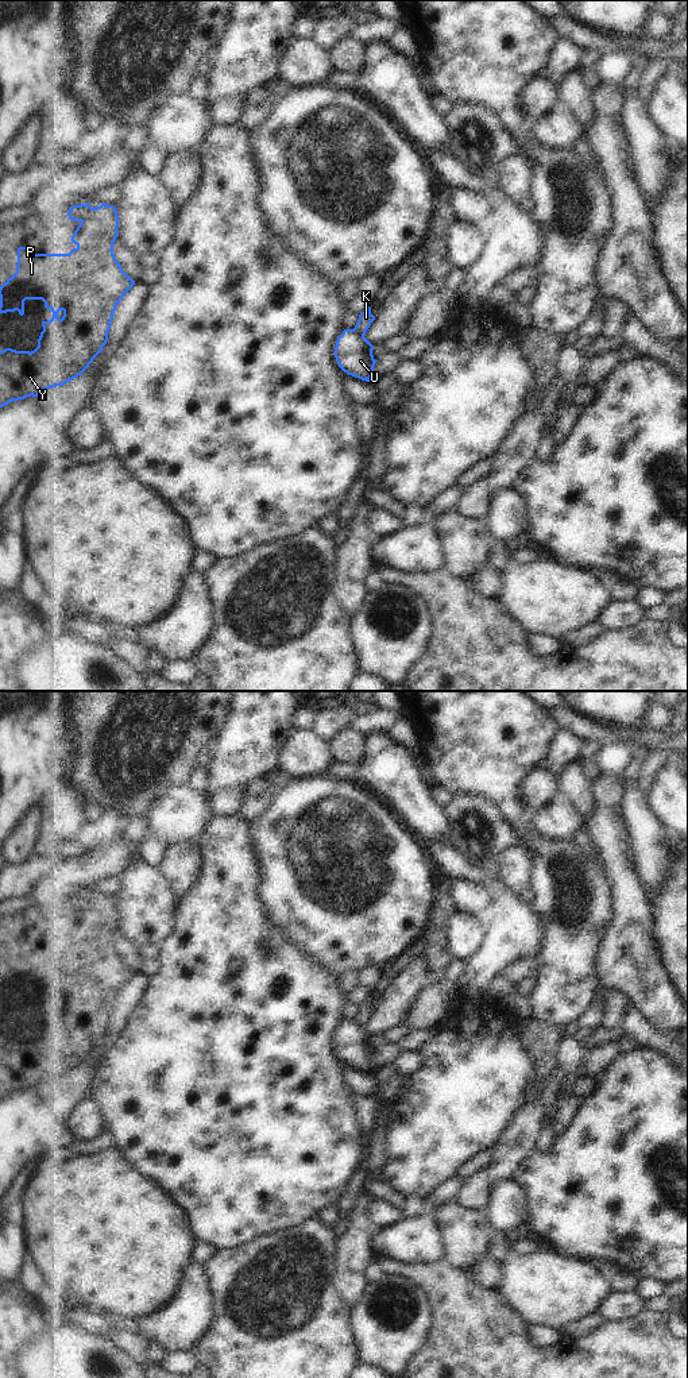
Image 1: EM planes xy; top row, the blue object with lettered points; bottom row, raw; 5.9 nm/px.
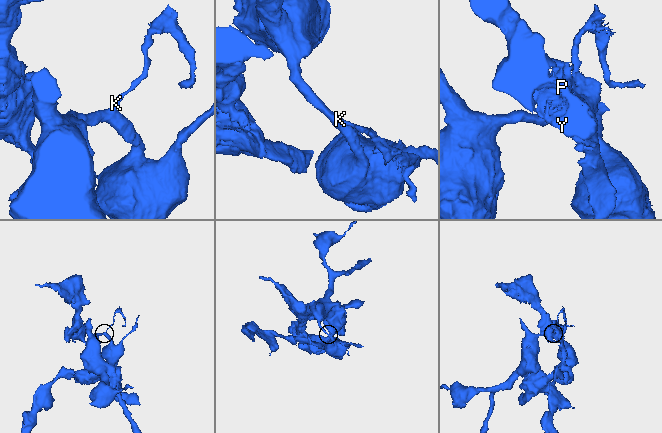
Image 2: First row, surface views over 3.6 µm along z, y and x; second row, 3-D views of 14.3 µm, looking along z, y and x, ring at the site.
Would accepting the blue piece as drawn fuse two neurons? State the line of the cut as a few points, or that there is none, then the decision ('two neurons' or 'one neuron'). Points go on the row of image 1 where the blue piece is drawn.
cut in xy along (354, 328), (363, 336); two neurons

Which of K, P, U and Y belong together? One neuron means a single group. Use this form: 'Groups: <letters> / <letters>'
Groups: K / P U Y

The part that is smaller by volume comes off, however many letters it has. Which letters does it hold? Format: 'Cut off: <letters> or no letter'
Cut off: K

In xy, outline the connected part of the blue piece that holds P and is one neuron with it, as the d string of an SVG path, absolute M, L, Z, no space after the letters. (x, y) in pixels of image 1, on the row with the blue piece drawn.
M86 202L70 206L67 216L70 220L81 223L71 236L71 242L77 247L69 254L32 254L27 247L19 247L16 273L0 286L0 313L18 310L23 316L26 300L42 300L45 308L53 312L50 321L42 321L43 331L34 351L12 348L0 351L0 408L12 401L31 395L38 397L40 391L63 386L81 375L107 344L116 306L135 285L135 281L123 271L113 255L113 244L119 236L116 208L104 202L92 208Z

